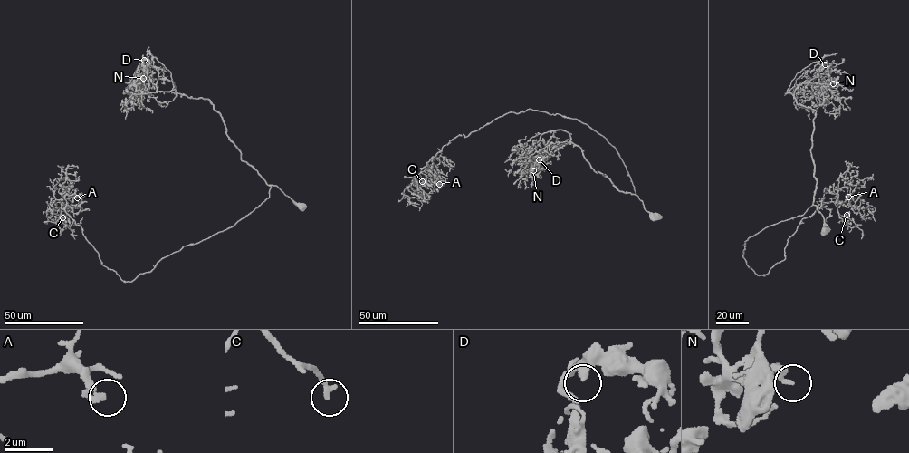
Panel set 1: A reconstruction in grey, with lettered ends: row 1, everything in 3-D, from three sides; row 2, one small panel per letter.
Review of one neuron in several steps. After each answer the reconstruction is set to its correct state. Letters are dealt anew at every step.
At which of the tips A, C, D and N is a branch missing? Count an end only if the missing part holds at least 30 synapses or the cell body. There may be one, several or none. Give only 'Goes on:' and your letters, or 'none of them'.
Goes on: C

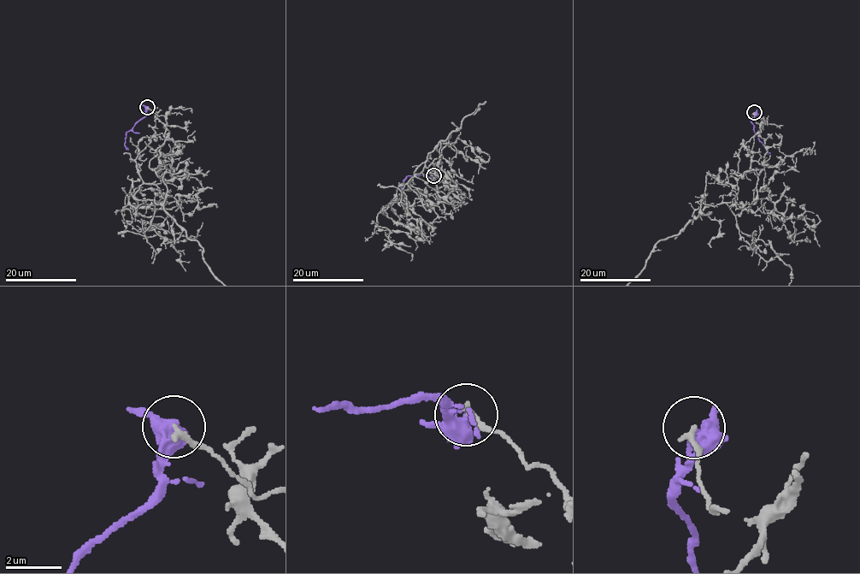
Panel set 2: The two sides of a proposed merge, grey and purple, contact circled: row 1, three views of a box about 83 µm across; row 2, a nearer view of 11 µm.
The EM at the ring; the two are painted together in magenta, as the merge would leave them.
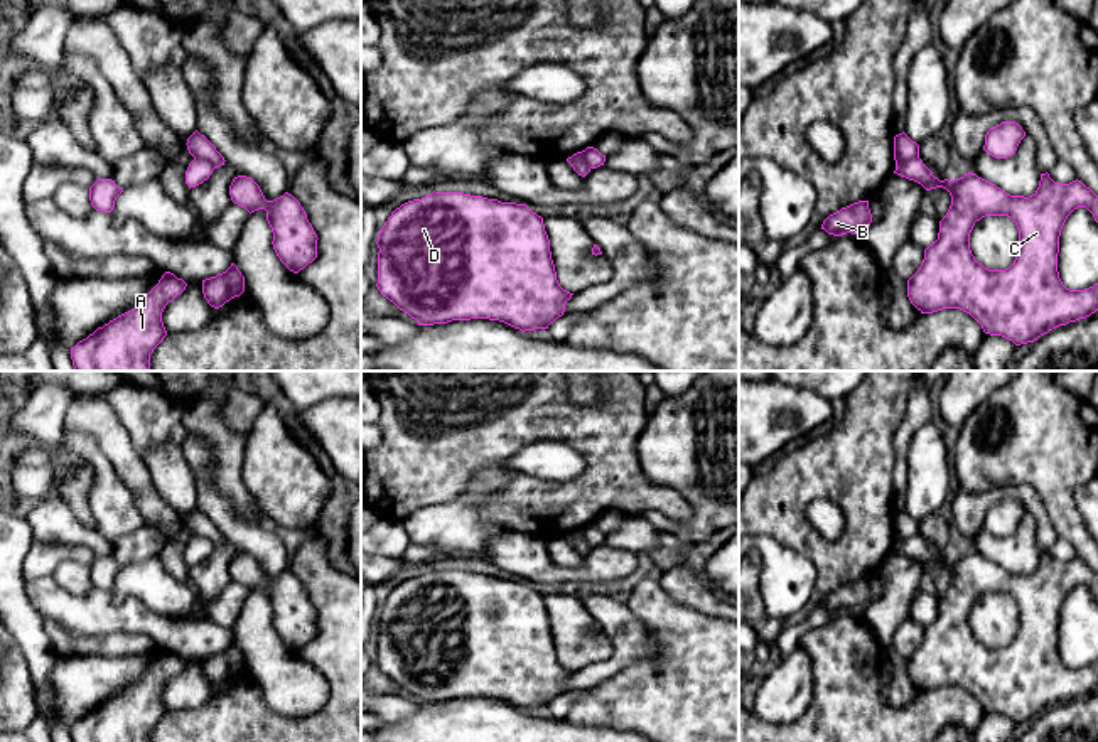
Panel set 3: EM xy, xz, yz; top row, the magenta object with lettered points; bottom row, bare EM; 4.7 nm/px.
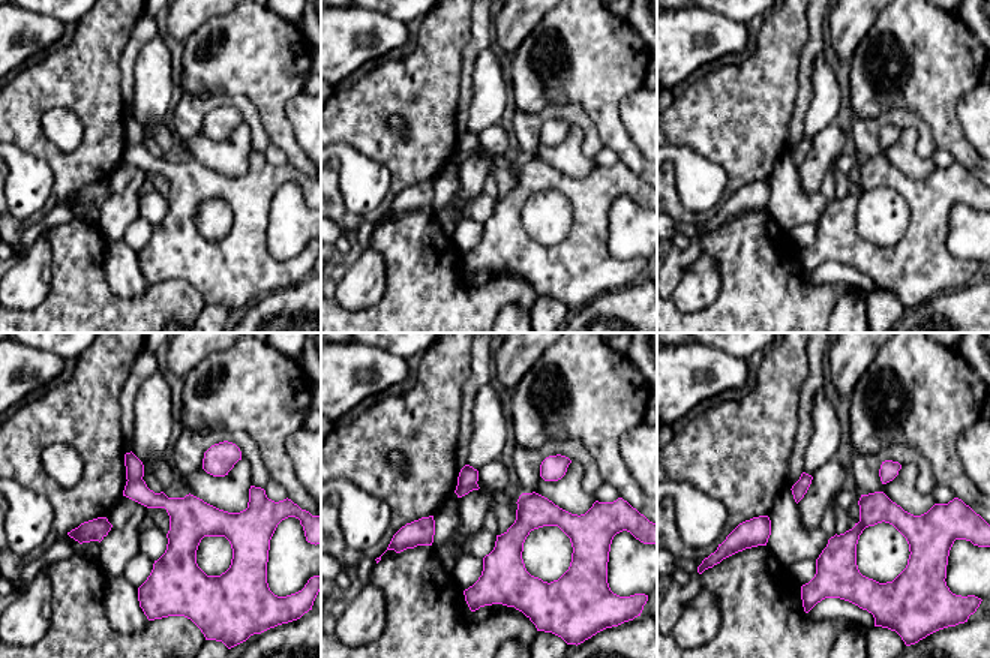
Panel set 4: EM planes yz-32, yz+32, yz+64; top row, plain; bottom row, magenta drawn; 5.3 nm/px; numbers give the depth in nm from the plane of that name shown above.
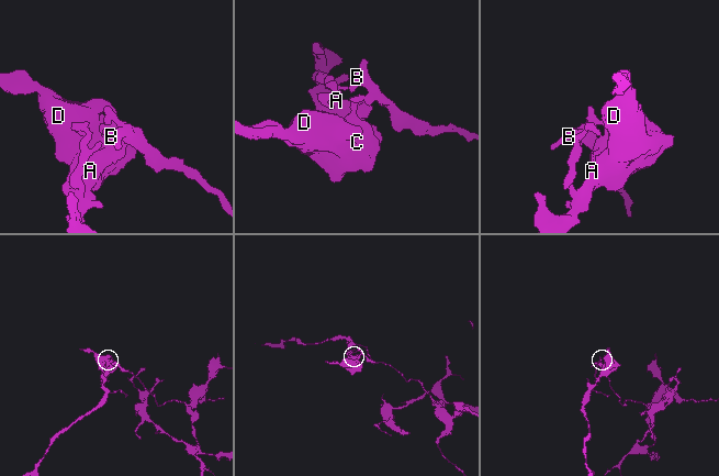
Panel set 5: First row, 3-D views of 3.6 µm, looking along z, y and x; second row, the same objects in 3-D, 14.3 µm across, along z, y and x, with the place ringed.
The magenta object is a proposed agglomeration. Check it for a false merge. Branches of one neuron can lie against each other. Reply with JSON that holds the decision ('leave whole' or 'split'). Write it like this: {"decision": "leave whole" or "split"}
{"decision": "split"}

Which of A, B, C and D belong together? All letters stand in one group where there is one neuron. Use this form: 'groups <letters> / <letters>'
groups A C D / B

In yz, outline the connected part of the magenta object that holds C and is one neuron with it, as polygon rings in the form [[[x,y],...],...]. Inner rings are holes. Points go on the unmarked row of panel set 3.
[[[919,535],[896,543],[894,551],[921,562],[926,568],[943,565],[951,573],[951,583],[939,599],[938,617],[924,627],[919,648],[907,658],[907,675],[921,691],[960,686],[970,691],[985,712],[1002,713],[1020,723],[1098,688],[1098,661],[1069,668],[1058,649],[1059,614],[1068,594],[1086,585],[1098,600],[1098,573],[1081,558],[1059,562],[1046,550],[1041,551],[1037,568],[1024,575],[1010,573],[972,550],[955,558],[939,558]],[[985,594],[1009,594],[1019,607],[1019,631],[1005,648],[988,648],[972,632],[970,610]]]

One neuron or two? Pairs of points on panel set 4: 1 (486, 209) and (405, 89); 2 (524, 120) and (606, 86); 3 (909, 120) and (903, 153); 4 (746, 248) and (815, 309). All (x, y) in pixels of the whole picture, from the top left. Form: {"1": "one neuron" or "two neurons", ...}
{"1": "two neurons", "2": "two neurons", "3": "two neurons", "4": "one neuron"}

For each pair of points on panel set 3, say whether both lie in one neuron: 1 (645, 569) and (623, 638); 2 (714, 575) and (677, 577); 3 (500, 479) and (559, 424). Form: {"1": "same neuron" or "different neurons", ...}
{"1": "different neurons", "2": "different neurons", "3": "different neurons"}

